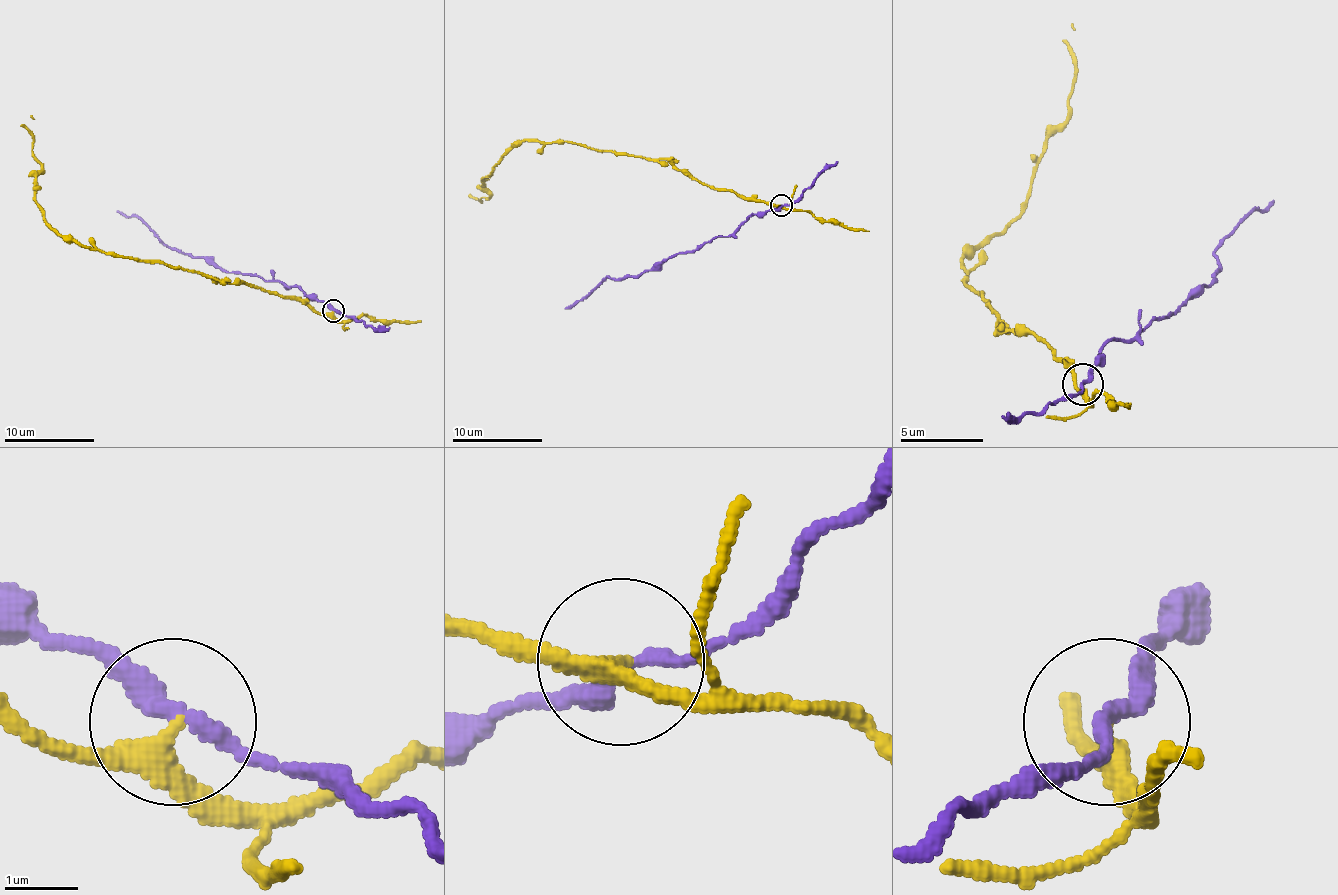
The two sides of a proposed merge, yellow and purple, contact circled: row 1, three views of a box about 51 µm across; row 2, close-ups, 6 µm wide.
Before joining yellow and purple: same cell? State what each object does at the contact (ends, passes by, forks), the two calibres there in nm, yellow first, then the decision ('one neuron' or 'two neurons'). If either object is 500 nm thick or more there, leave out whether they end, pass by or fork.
yellow passes by; purple passes by; calibres 260 and 260 nm; two neurons

